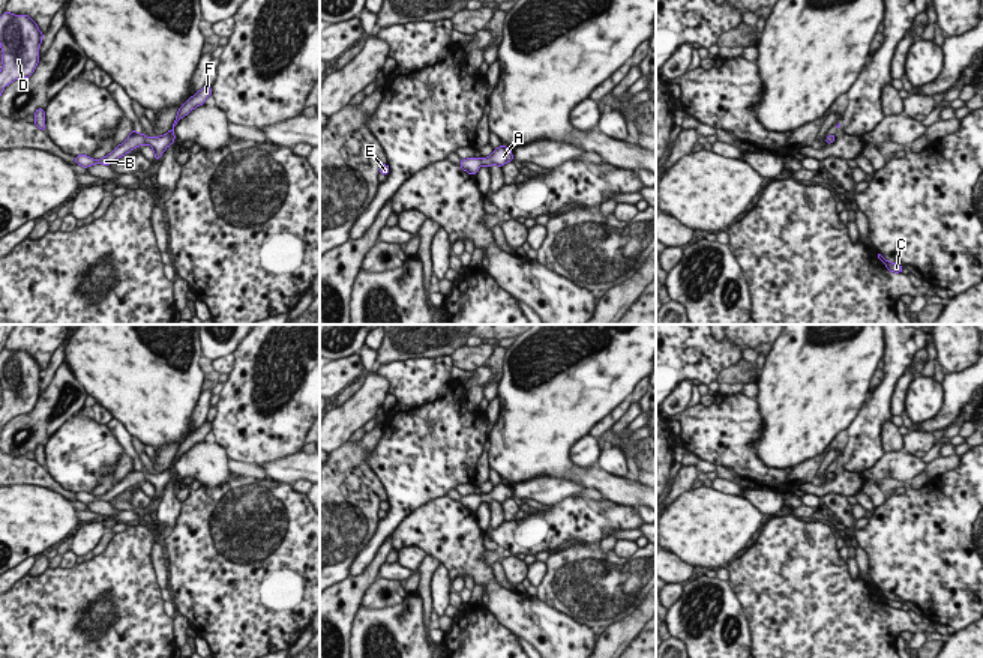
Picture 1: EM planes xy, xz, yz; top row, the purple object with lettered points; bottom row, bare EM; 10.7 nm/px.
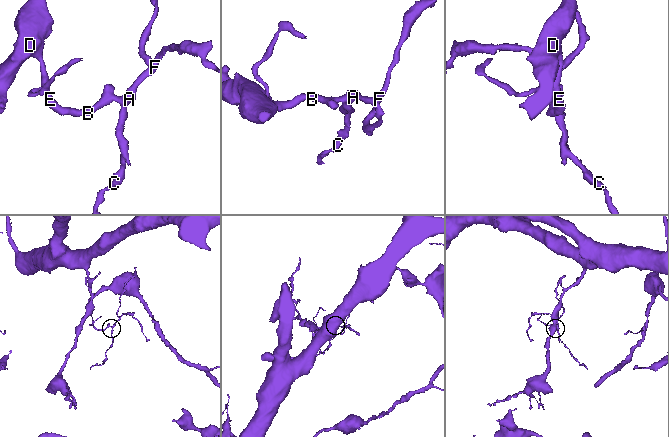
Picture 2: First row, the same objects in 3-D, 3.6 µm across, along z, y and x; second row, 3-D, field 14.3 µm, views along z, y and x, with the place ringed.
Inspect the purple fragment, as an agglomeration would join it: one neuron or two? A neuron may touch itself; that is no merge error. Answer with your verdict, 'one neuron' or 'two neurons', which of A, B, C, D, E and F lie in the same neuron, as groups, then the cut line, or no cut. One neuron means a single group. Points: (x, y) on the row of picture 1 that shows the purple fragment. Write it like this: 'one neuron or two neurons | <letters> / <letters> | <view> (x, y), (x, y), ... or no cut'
one neuron | A B C D E F | no cut

